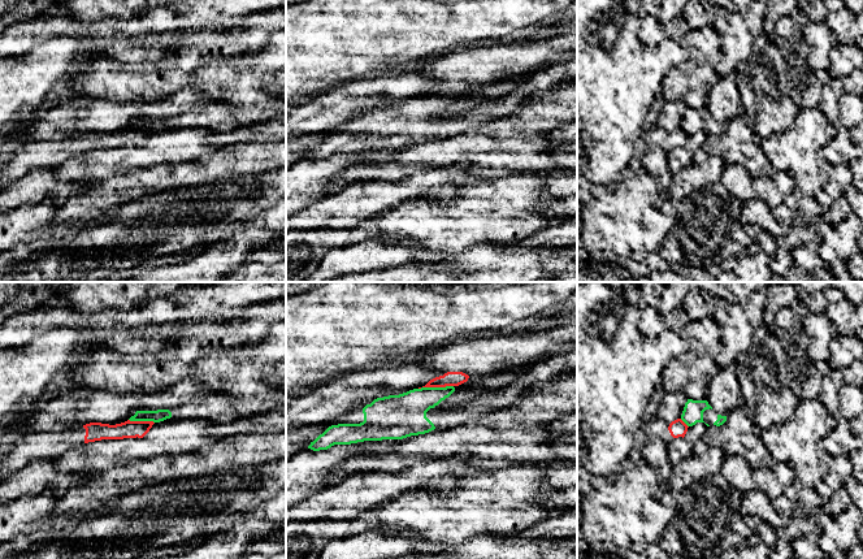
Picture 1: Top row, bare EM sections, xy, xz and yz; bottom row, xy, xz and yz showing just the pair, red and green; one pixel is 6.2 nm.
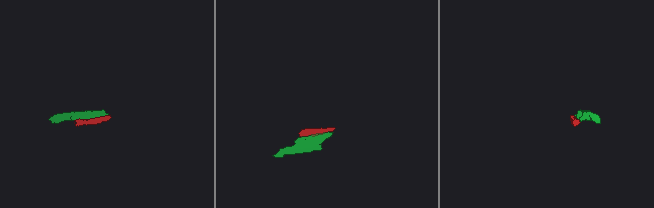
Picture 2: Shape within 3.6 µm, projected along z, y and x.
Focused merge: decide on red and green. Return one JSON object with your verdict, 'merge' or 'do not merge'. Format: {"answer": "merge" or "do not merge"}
{"answer": "do not merge"}

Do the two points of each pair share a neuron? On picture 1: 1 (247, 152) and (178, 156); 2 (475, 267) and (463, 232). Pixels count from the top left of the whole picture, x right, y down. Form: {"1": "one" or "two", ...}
{"1": "two", "2": "two"}

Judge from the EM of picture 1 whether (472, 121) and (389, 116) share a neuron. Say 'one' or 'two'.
one

